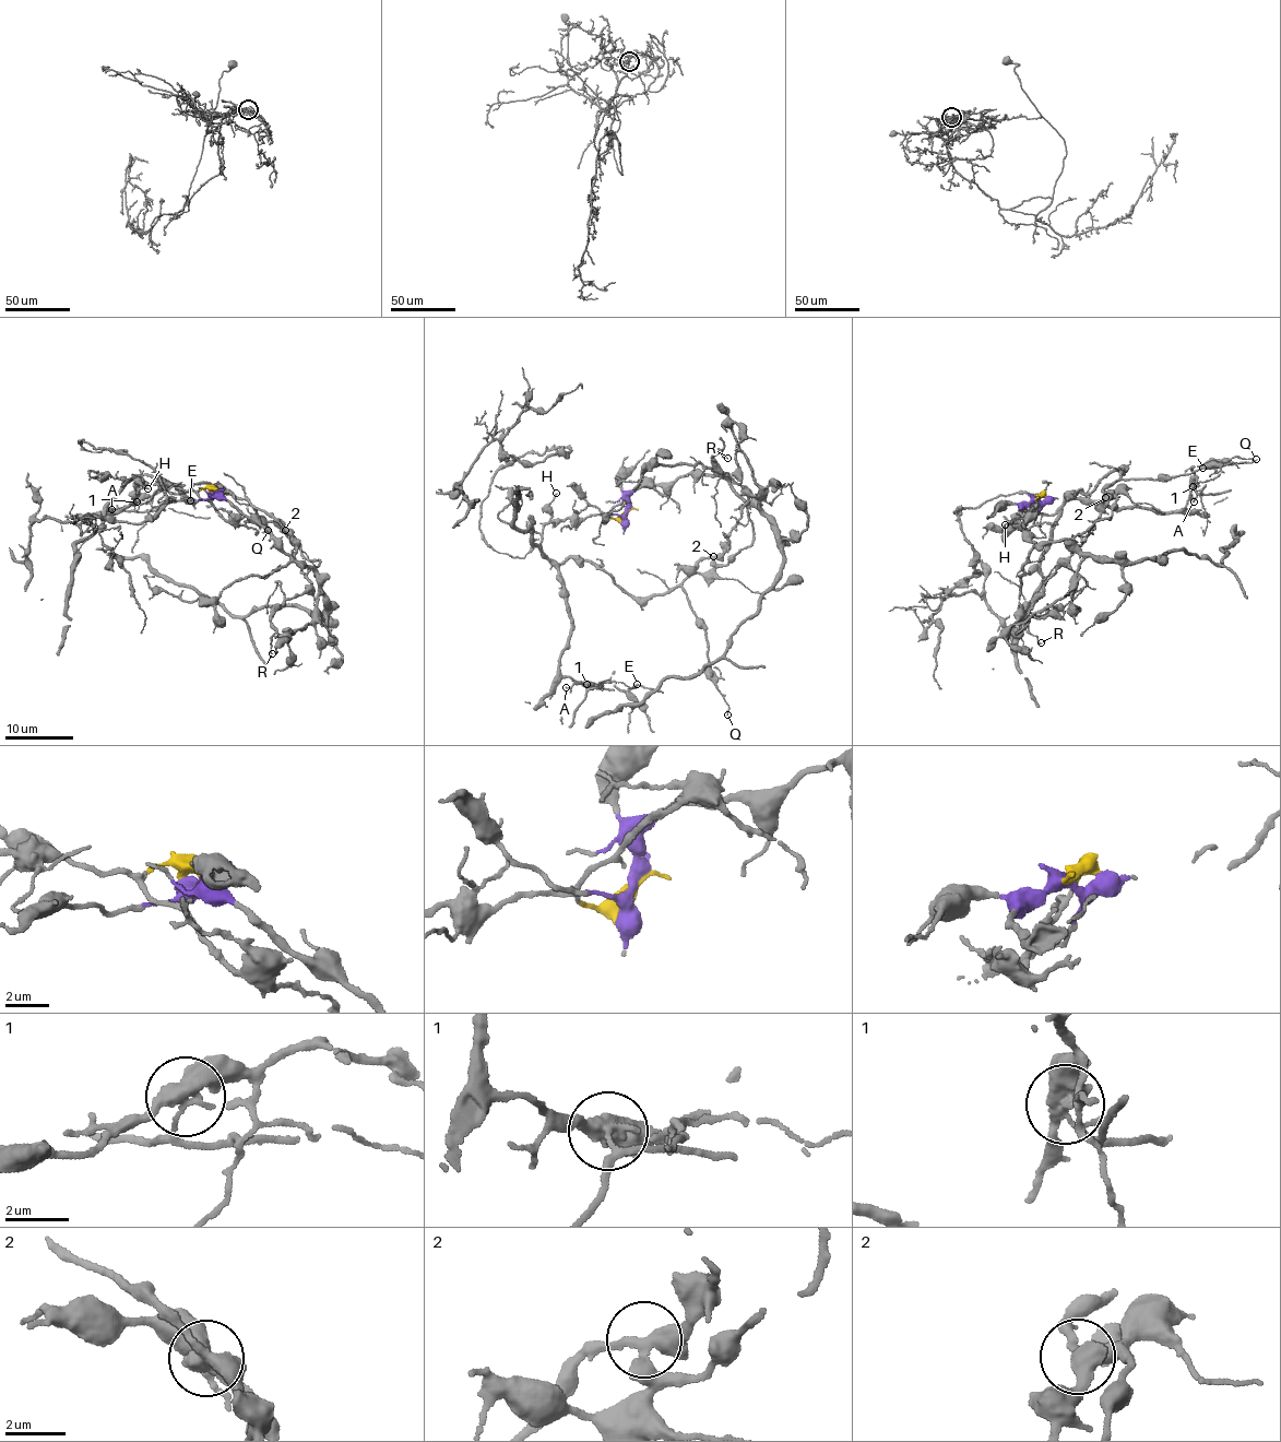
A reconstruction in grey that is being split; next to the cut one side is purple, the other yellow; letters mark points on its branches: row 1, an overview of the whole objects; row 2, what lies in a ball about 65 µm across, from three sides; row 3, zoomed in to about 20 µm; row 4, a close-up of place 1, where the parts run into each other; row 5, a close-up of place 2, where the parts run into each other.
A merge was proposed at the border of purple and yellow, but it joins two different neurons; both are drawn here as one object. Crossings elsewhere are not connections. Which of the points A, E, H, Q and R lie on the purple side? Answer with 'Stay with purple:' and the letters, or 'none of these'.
Stay with purple: none of these

